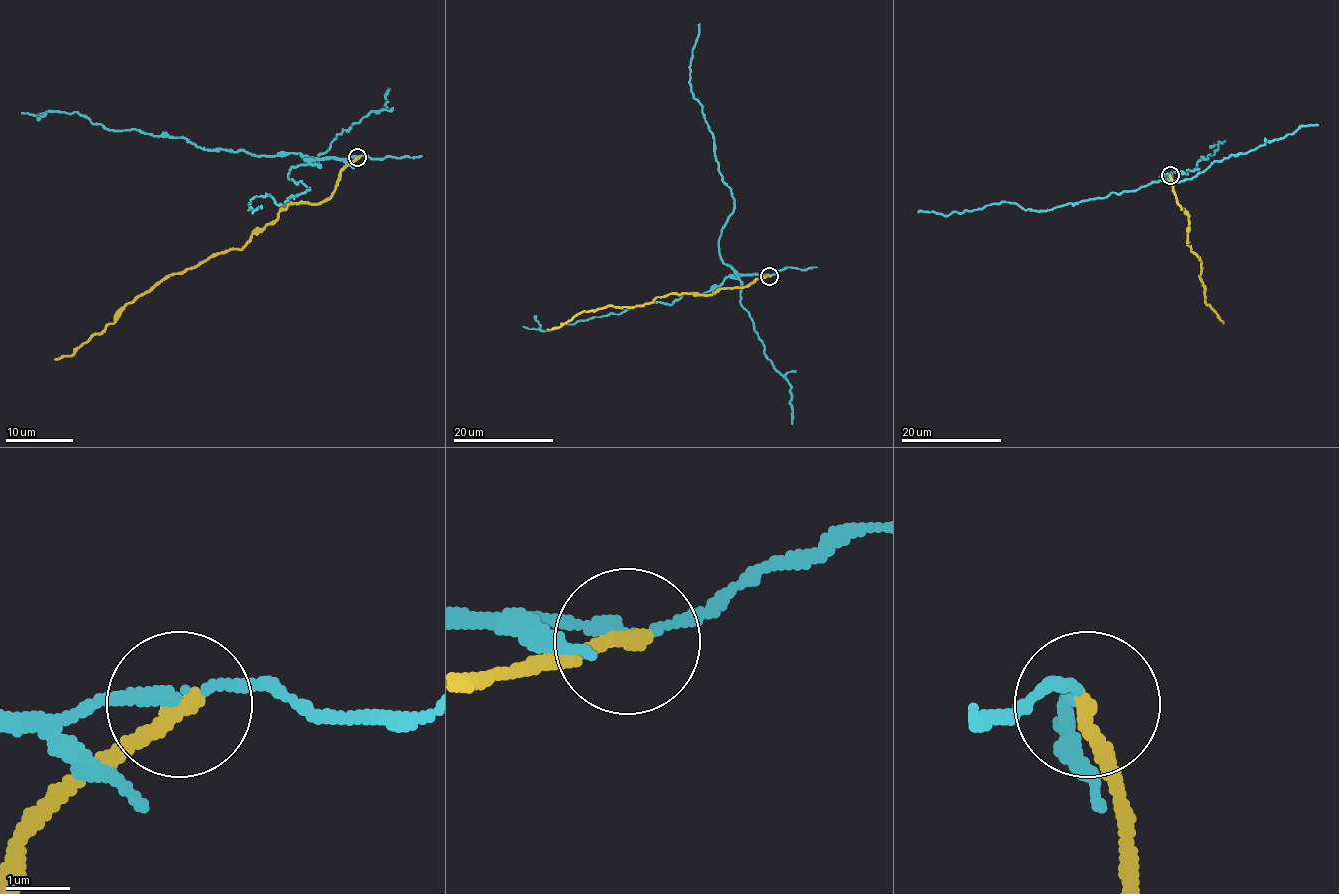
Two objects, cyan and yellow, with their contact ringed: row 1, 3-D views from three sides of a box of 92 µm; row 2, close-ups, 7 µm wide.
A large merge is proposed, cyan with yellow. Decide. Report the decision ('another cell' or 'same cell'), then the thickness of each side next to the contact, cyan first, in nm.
another cell; calibres 150 and 280 nm

